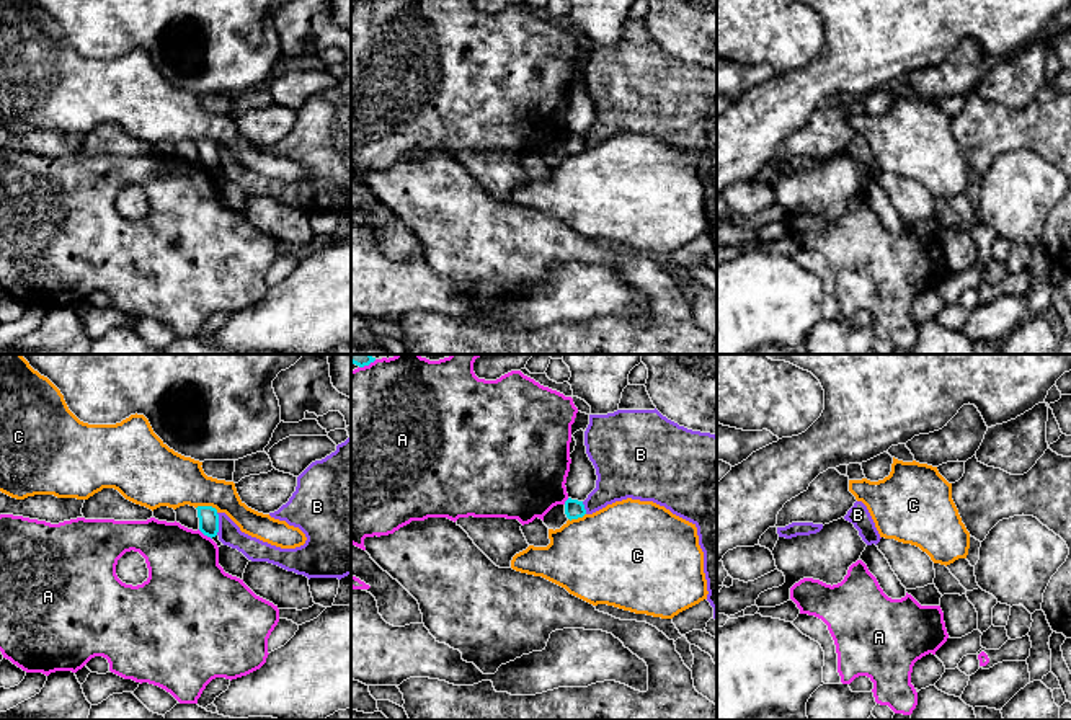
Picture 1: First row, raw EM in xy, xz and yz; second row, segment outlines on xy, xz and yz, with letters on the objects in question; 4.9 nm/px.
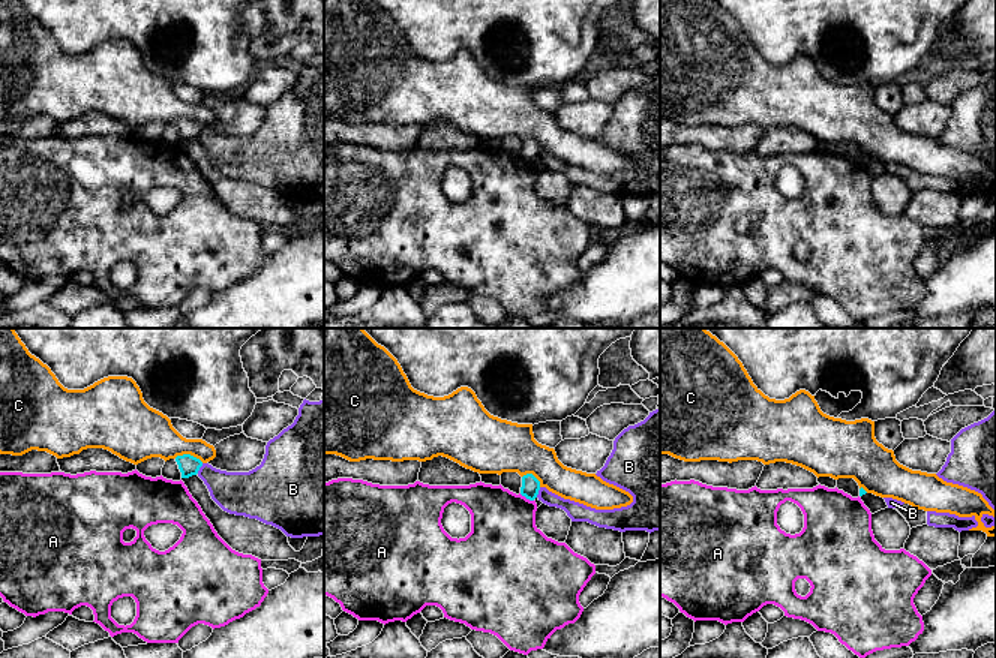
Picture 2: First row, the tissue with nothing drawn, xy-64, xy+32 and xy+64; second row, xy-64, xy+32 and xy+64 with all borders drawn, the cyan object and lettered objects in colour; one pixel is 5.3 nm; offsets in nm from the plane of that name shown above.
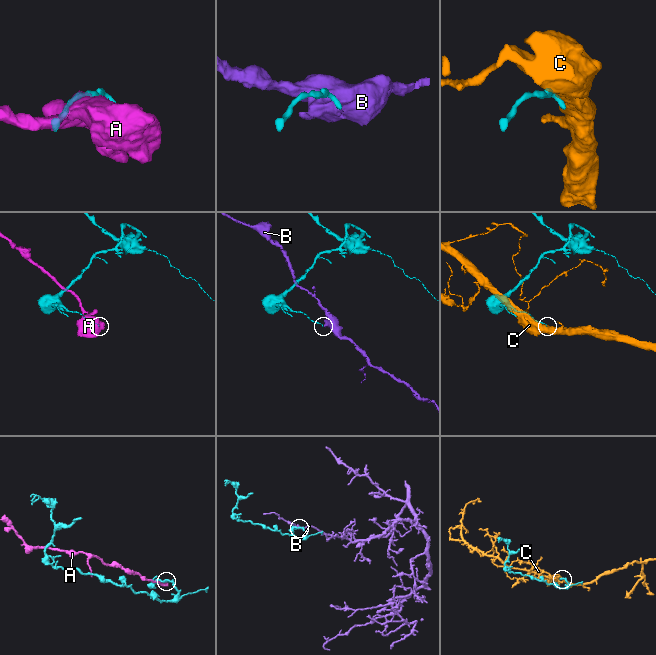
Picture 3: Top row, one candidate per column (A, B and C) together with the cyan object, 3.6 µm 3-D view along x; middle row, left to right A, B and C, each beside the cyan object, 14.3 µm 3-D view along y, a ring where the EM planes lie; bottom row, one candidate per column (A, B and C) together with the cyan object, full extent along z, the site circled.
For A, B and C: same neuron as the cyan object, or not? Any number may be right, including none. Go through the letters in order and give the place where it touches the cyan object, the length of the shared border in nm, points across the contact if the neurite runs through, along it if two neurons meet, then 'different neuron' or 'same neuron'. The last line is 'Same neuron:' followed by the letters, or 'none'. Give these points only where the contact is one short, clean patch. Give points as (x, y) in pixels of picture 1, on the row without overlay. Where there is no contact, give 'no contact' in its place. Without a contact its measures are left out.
A: meets cyan in xy at (204, 168); contact 90 nm long; different neuron
B: meets cyan in xy at (217, 159); contact 110 nm long; border along xy (216, 147), (217, 168); different neuron
C: meets cyan in xy at (208, 141); contact 110 nm long; different neuron
Same neuron: none

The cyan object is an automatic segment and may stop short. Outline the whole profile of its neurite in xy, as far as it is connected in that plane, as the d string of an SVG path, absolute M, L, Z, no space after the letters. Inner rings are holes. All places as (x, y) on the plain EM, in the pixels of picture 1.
M198 140L199 165L207 171L216 171L219 167L219 149L212 140Z

